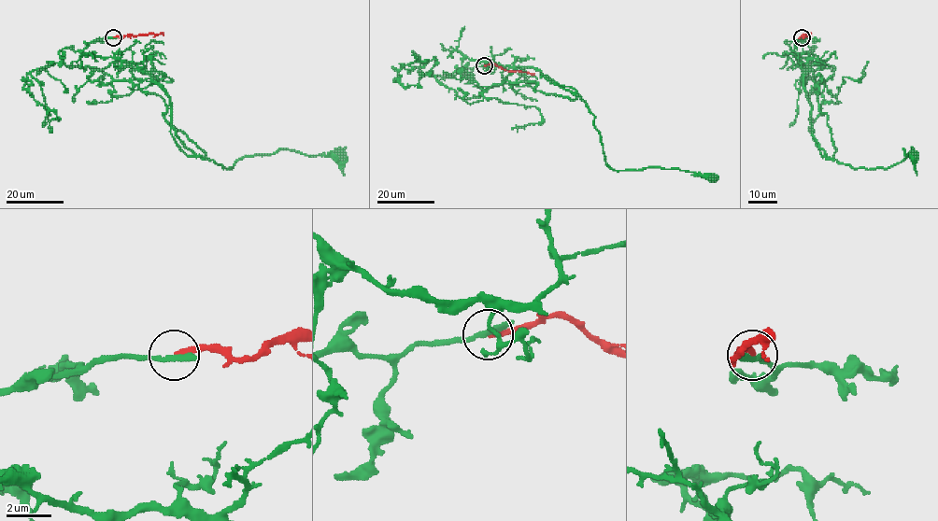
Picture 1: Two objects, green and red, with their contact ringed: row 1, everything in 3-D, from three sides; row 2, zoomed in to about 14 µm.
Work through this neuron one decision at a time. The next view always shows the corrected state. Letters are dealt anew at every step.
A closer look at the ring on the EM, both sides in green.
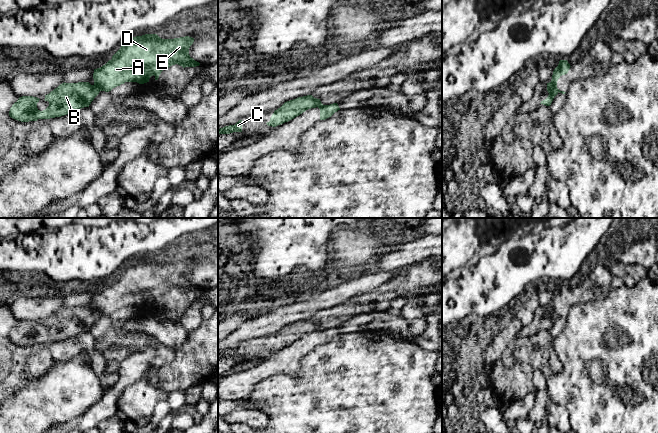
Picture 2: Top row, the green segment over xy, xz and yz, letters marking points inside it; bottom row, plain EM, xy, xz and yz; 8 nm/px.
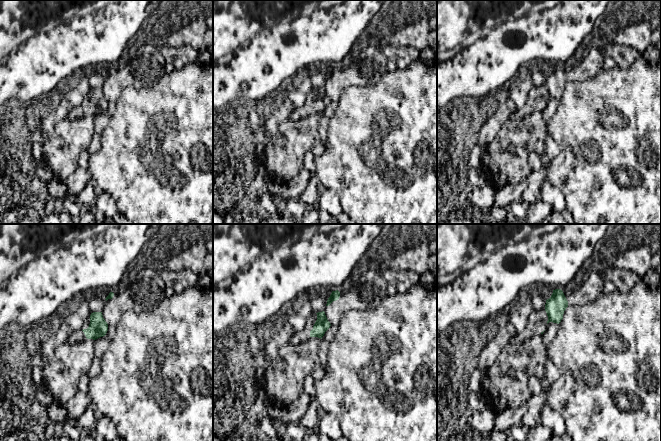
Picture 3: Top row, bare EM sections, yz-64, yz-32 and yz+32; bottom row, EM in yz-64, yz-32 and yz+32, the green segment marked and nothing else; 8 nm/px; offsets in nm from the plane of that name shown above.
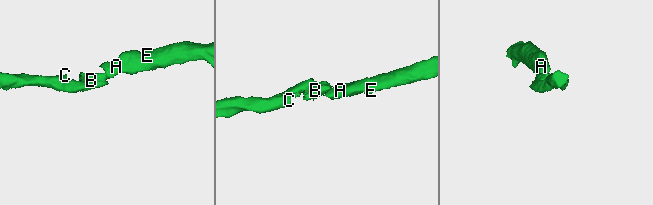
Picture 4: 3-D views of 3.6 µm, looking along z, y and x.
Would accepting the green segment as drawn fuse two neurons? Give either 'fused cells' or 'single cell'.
fused cells

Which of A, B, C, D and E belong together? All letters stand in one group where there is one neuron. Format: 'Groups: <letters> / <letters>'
Groups: A D E / B C

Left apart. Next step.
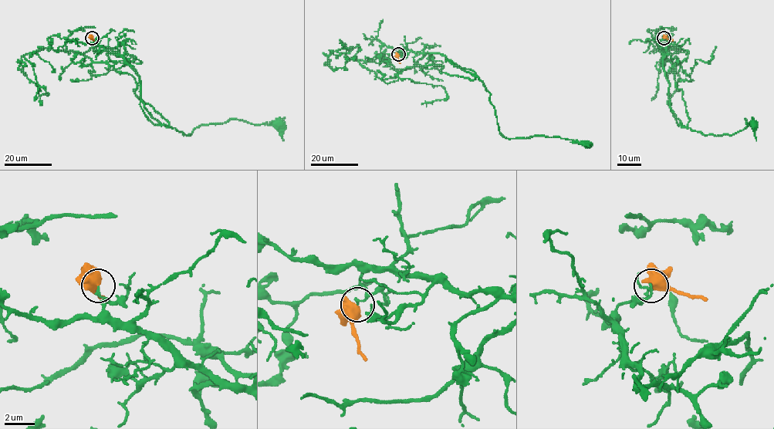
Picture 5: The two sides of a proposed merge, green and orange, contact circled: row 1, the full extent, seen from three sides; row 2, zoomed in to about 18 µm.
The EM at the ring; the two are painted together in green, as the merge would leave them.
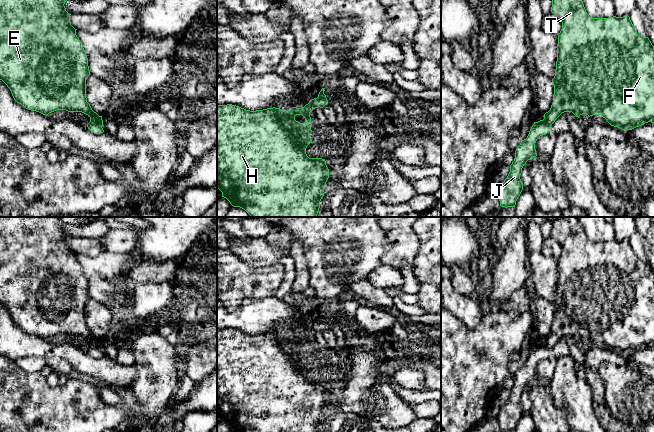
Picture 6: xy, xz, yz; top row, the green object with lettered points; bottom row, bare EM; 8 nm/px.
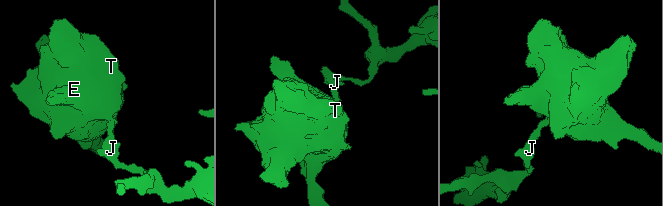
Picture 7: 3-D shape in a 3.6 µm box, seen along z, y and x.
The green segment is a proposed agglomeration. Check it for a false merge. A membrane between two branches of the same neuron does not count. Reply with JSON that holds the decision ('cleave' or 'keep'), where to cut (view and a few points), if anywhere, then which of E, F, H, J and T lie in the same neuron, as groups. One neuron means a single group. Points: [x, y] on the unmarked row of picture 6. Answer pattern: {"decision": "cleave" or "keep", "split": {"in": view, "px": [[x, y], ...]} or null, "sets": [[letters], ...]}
{"decision": "cleave", "split": {"in": "xy", "px": [[90, 344], [96, 345], [101, 350]]}, "sets": [["E", "F", "H", "T"], ["J"]]}

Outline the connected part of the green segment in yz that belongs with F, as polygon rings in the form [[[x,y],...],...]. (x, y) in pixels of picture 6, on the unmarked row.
[[[557,217],[552,221],[551,236],[555,238],[562,246],[562,253],[557,258],[557,285],[555,300],[552,303],[554,309],[553,327],[548,336],[544,338],[544,344],[552,349],[555,344],[564,336],[572,336],[579,342],[582,338],[587,338],[588,341],[593,339],[601,339],[606,345],[614,351],[622,354],[632,354],[645,347],[654,347],[654,270],[648,261],[643,261],[635,254],[630,241],[625,239],[623,241],[609,241],[609,242],[591,242],[584,231],[583,225],[579,217]]]

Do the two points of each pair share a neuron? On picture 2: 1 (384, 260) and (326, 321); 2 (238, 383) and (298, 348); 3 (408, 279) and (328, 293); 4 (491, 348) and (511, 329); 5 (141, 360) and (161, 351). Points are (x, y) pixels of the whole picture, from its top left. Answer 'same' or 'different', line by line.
1: different
2: same
3: different
4: same
5: different

